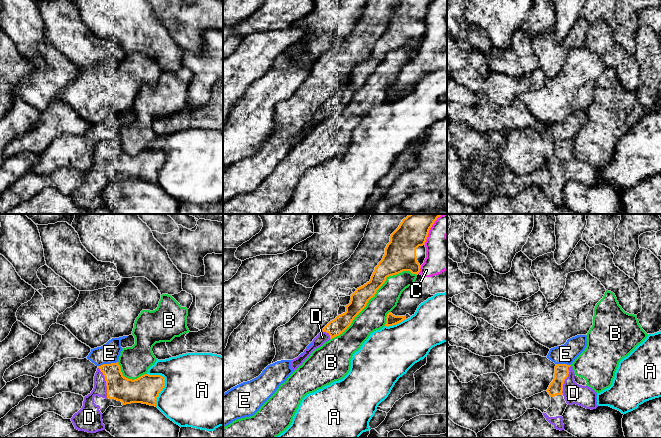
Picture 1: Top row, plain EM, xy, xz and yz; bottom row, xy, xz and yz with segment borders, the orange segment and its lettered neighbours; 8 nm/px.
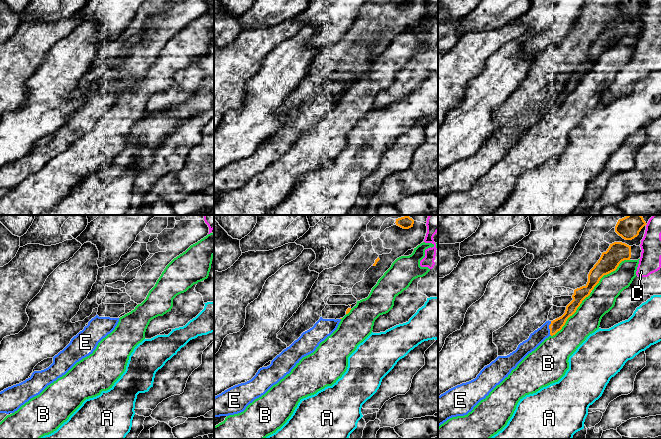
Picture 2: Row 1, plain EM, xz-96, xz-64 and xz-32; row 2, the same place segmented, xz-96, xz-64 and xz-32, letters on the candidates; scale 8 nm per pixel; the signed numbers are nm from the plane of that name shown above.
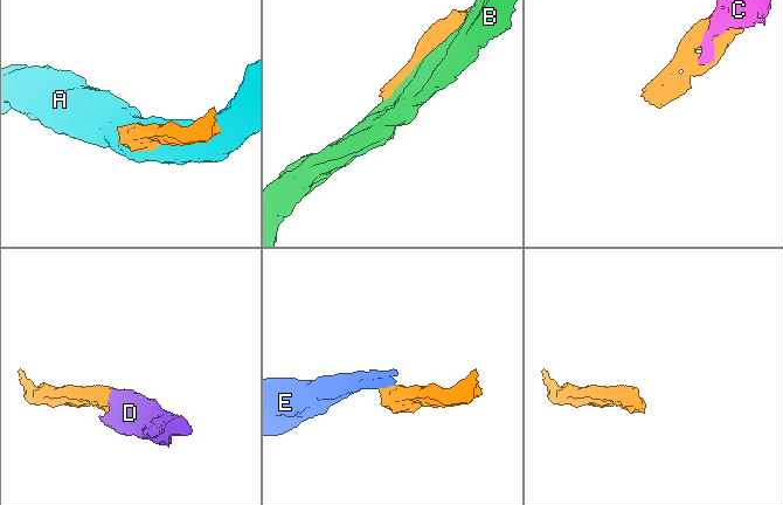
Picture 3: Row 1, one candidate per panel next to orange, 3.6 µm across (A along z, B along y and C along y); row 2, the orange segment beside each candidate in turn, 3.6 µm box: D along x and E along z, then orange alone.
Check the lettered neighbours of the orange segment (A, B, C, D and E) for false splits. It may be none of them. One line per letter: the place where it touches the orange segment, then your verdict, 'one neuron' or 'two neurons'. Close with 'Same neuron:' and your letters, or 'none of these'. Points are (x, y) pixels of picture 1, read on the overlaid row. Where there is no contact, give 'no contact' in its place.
A: xy (164, 384) | two neurons
B: xz (373, 296) | two neurons
C: xz (430, 227) | two neurons
D: xy (106, 382) | one neuron
E: xy (107, 364) | two neurons
Same neuron: D

